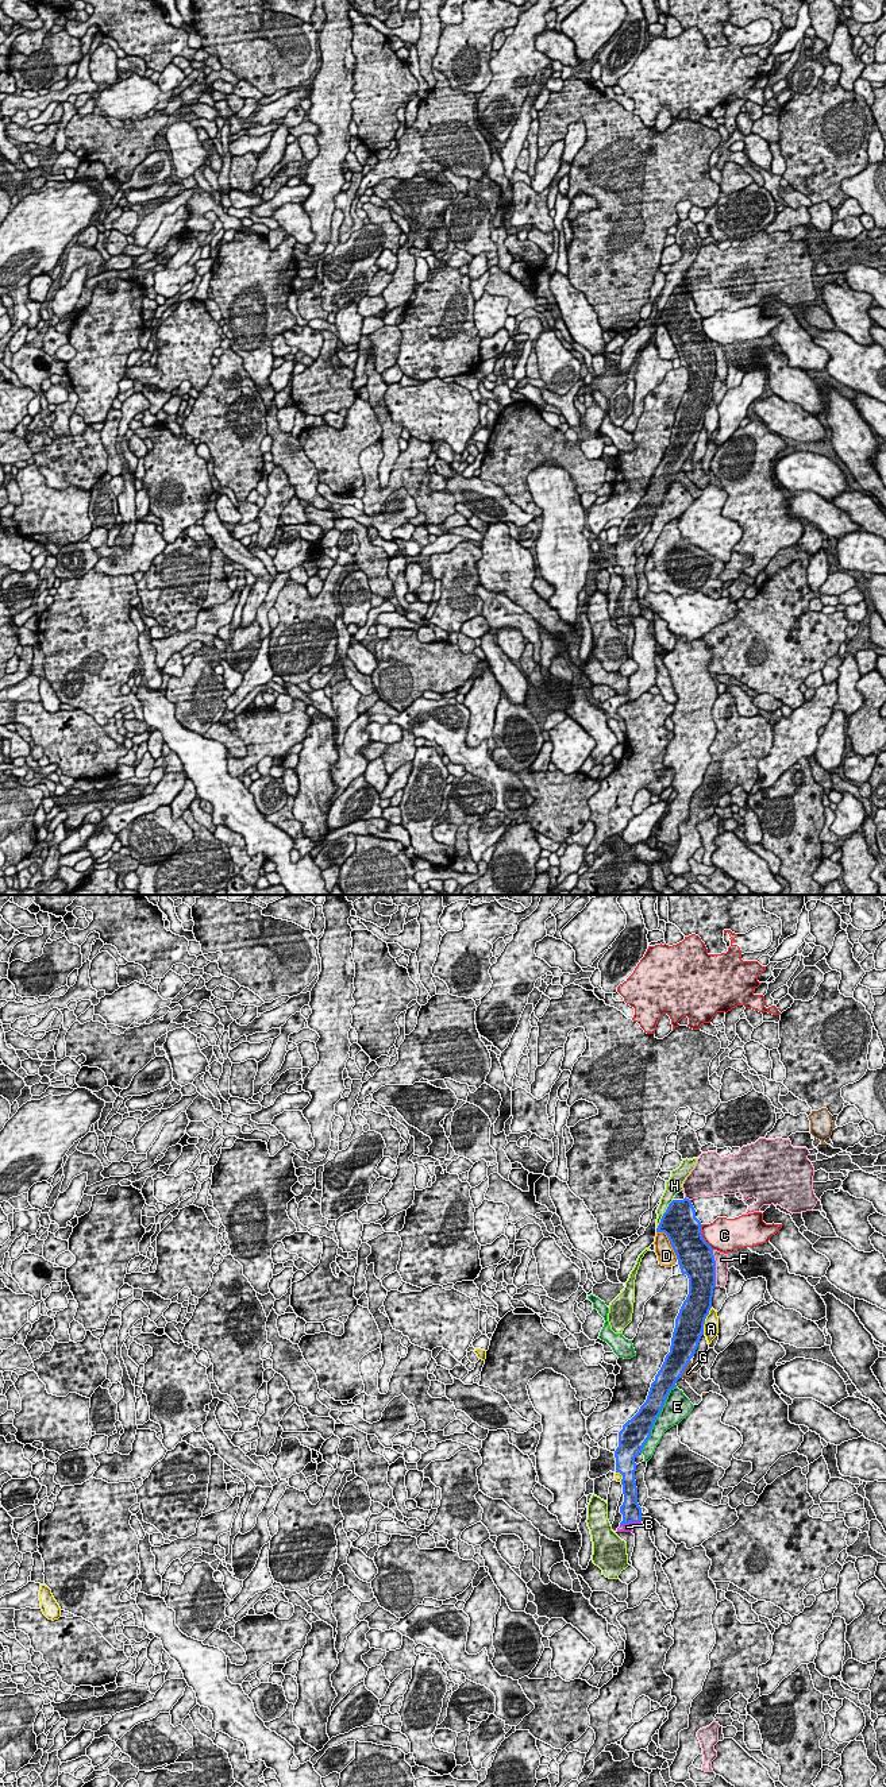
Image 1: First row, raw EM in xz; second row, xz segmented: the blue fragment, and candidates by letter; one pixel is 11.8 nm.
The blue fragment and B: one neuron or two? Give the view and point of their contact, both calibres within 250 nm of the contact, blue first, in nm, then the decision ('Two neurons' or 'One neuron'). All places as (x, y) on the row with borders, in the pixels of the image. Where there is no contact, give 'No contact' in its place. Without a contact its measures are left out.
Touches blue at xz (630, 1521). Thickness 240 nm (blue) against 100 nm. One neuron

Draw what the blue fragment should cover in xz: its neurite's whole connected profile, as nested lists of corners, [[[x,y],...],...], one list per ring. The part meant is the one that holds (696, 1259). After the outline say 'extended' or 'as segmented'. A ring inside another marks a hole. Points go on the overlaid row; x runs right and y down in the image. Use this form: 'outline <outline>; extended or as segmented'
outline [[[673,1200],[666,1212],[663,1213],[656,1232],[664,1232],[670,1244],[677,1255],[678,1265],[682,1274],[689,1278],[689,1294],[683,1301],[679,1313],[675,1319],[675,1328],[671,1338],[670,1352],[666,1355],[664,1362],[651,1383],[646,1402],[640,1406],[639,1412],[628,1420],[623,1429],[619,1432],[619,1447],[615,1451],[616,1473],[623,1475],[623,1494],[624,1502],[620,1506],[623,1521],[617,1532],[632,1532],[632,1527],[642,1524],[642,1508],[637,1504],[637,1487],[635,1481],[636,1463],[635,1458],[642,1454],[642,1450],[651,1436],[651,1429],[656,1417],[660,1414],[662,1408],[667,1400],[671,1389],[677,1387],[675,1382],[682,1378],[685,1369],[690,1359],[694,1356],[700,1339],[704,1335],[705,1319],[712,1308],[713,1289],[716,1286],[716,1261],[713,1248],[702,1238],[702,1224],[696,1217],[696,1209],[692,1200]]]; extended

